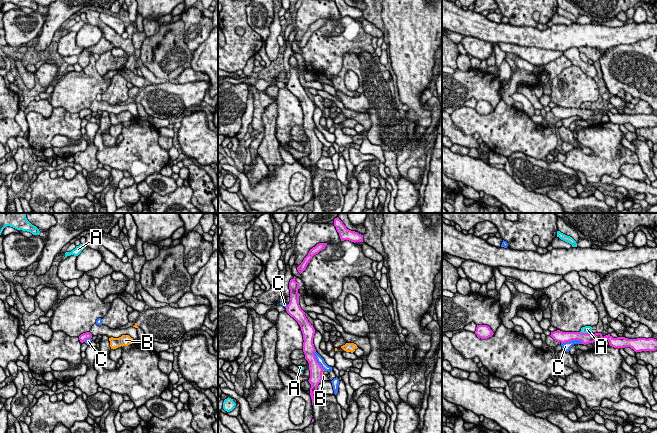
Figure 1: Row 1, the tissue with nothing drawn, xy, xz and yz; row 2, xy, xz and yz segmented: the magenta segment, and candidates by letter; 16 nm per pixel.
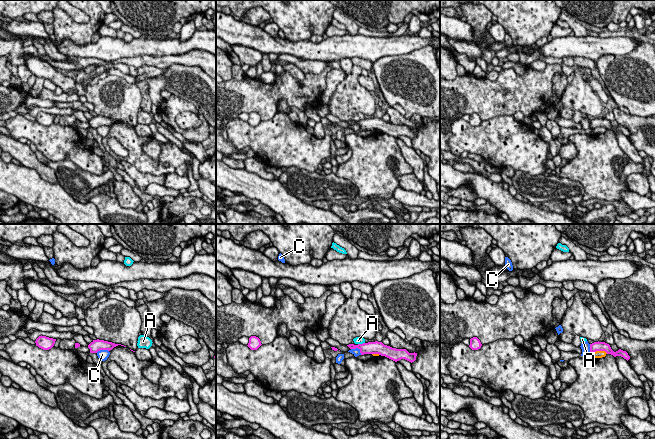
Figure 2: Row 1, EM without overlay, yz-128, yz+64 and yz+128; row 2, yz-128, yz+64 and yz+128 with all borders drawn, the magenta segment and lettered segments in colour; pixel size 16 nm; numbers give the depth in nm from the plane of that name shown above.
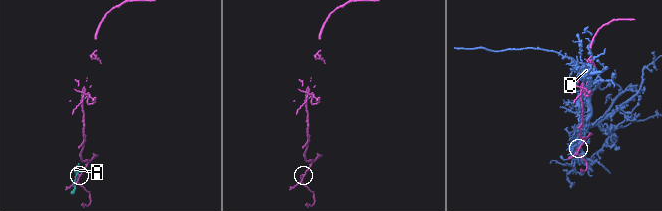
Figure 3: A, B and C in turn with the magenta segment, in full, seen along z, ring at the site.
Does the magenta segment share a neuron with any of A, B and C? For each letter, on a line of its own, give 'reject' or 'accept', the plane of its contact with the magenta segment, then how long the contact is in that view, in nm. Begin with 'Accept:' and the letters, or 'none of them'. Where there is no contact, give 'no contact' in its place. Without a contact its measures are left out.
Accept: none of them
A: reject | yz | 190 nm
B: reject | xz | 130 nm
C: reject | yz | 360 nm

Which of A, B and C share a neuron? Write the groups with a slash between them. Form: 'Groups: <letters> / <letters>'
Groups: A / B / C

